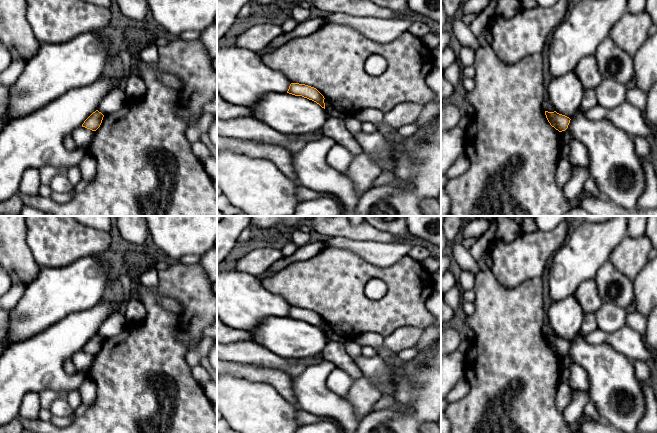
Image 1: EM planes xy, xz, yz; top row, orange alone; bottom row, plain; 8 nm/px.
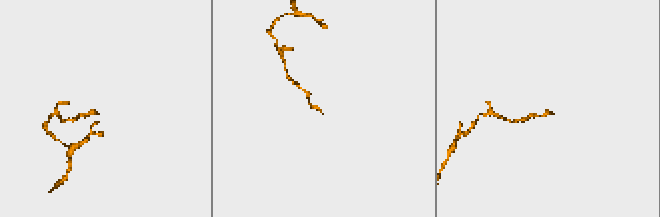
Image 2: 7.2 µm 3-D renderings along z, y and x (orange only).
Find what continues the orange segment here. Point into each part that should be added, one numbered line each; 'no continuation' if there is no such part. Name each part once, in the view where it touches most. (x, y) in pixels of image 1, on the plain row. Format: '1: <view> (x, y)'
no continuation

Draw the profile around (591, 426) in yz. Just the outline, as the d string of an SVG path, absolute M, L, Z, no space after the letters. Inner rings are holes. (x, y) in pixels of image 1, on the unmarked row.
M595 420L583 422L580 426L580 431L583 433L625 433L606 422L597 422Z

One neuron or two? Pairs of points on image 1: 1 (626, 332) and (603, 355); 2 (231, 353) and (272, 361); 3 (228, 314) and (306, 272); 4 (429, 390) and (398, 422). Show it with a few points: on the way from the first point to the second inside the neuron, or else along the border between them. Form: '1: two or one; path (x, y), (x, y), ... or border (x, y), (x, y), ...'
1: two; border (588, 343), (608, 343), (630, 360)
2: one; path (241, 353), (250, 353), (262, 358)
3: two; border (260, 279), (265, 288), (279, 294), (289, 304)
4: one; path (429, 400), (408, 422)

